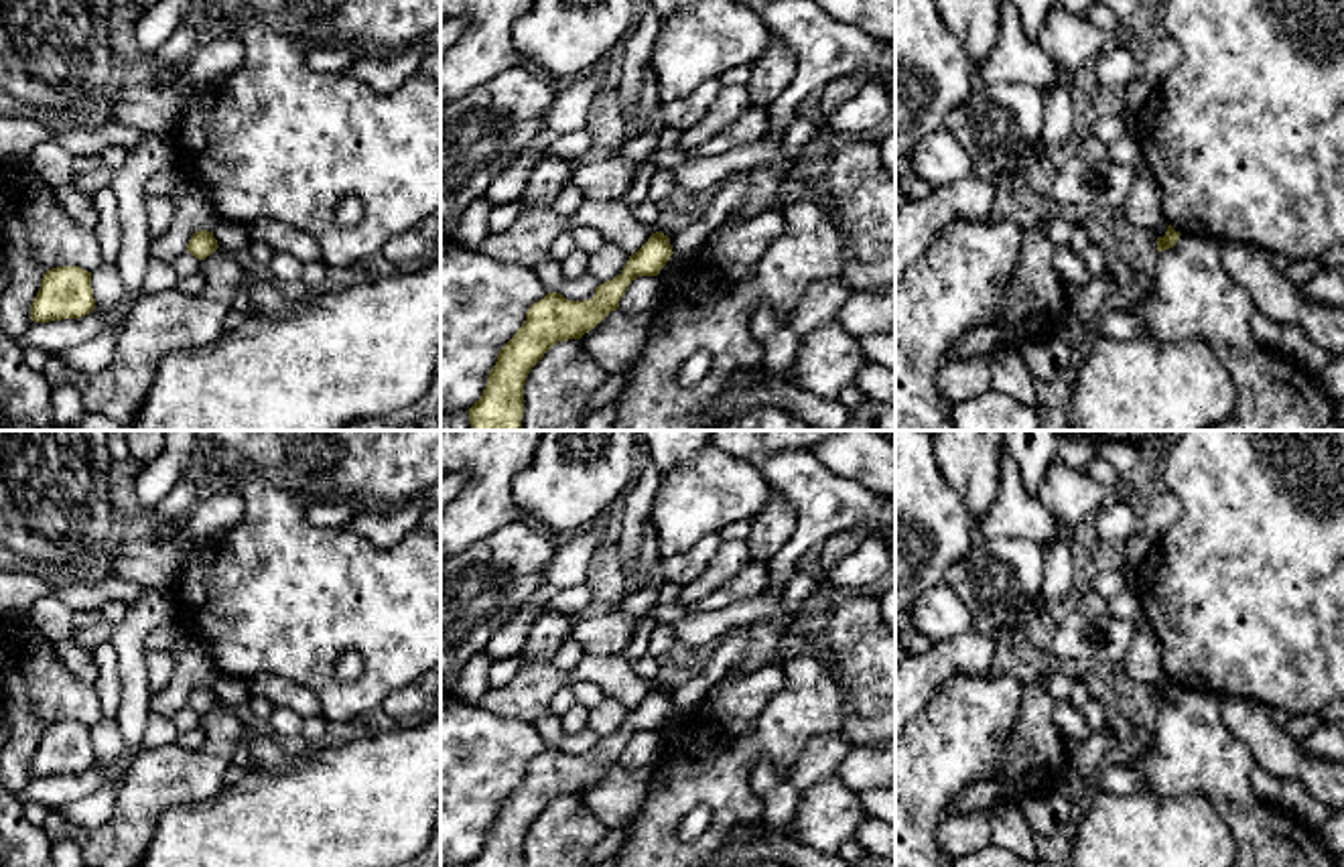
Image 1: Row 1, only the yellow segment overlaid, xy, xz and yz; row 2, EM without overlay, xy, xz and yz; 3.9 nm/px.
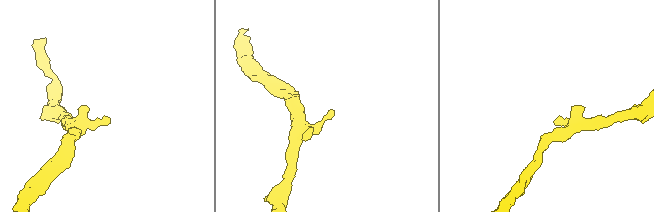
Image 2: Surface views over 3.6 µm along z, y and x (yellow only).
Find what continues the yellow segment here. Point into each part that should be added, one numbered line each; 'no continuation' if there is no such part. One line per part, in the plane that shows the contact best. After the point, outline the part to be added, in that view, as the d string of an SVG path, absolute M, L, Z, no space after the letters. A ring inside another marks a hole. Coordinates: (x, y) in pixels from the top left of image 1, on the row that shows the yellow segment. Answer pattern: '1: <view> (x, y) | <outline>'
no continuation

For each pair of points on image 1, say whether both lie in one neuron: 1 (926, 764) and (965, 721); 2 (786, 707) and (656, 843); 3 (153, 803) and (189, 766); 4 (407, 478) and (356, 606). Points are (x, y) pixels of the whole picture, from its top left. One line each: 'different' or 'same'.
1: same
2: same
3: same
4: different

